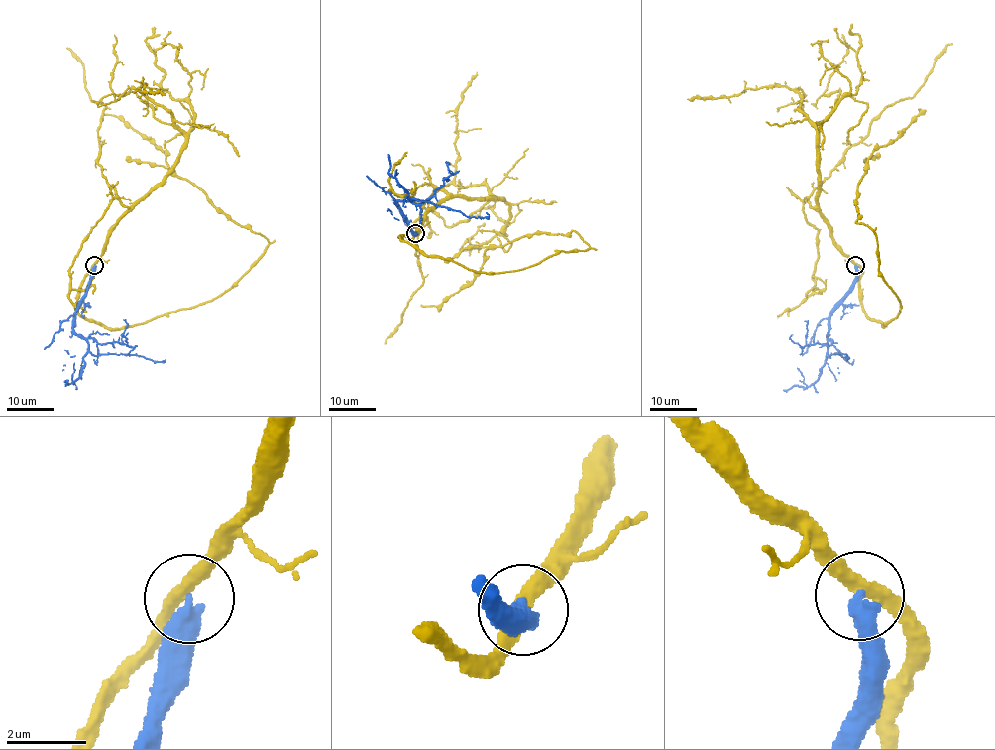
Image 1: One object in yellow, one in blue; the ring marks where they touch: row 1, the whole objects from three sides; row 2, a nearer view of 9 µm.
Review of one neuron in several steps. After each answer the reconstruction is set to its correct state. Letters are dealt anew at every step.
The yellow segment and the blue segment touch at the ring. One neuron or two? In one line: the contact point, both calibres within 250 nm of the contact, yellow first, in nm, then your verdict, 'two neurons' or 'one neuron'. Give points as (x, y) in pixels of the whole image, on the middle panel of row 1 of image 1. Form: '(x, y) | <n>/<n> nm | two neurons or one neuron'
(415, 233) | 360/480 nm | two neurons

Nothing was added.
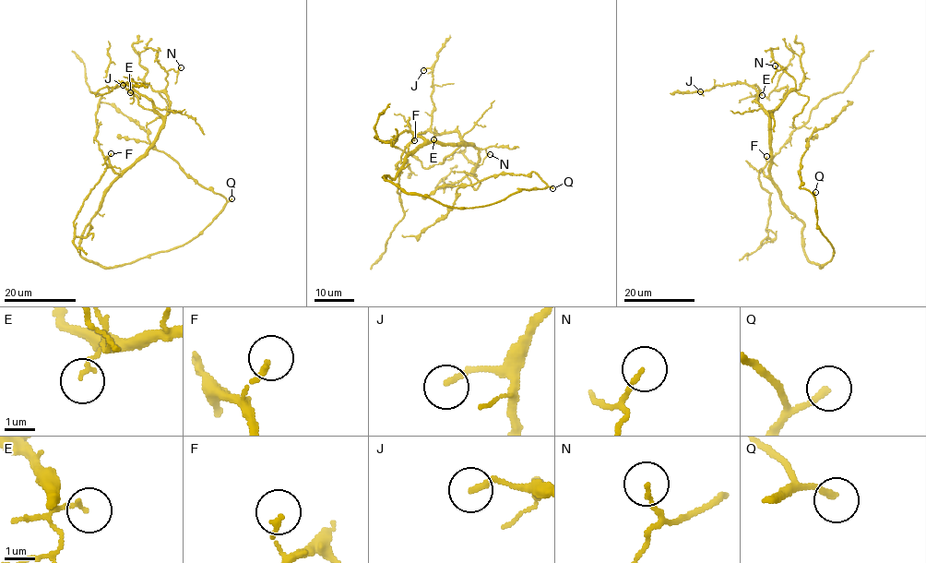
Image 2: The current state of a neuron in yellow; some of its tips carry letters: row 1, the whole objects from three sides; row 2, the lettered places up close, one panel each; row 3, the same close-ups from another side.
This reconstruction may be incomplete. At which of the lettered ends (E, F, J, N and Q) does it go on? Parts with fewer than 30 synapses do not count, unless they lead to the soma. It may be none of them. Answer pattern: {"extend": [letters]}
{"extend": ["Q"]}

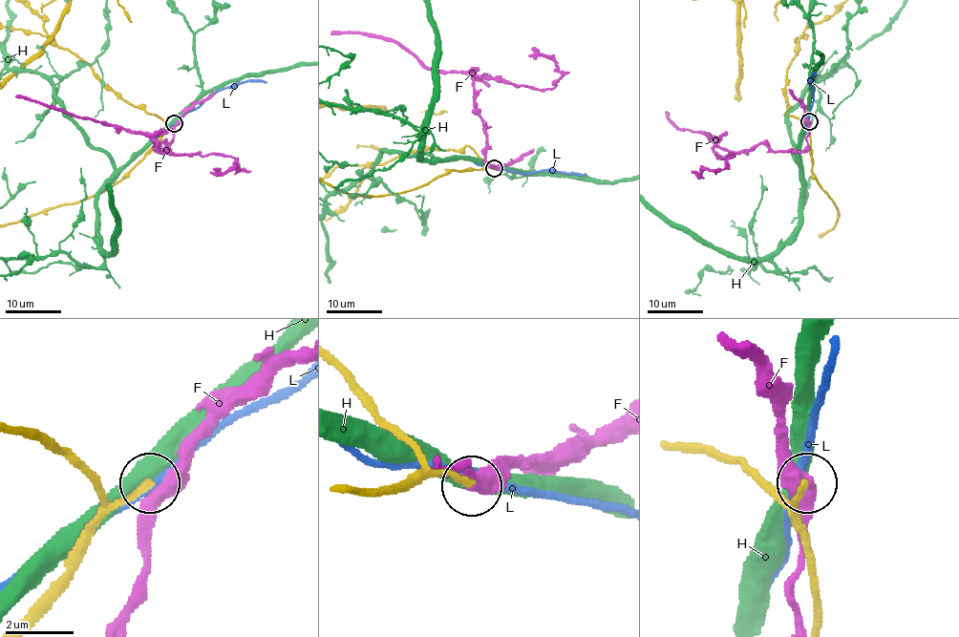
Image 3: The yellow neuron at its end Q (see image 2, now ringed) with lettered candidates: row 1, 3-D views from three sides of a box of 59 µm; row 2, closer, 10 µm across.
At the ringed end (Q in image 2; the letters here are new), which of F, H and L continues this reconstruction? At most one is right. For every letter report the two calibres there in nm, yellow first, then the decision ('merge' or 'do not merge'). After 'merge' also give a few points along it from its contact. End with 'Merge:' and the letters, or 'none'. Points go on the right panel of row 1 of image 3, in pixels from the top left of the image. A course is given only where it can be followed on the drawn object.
F: 220/480 nm | do not merge
H: 240/460 nm | do not merge
L: 240/200 nm | do not merge
Merge: none

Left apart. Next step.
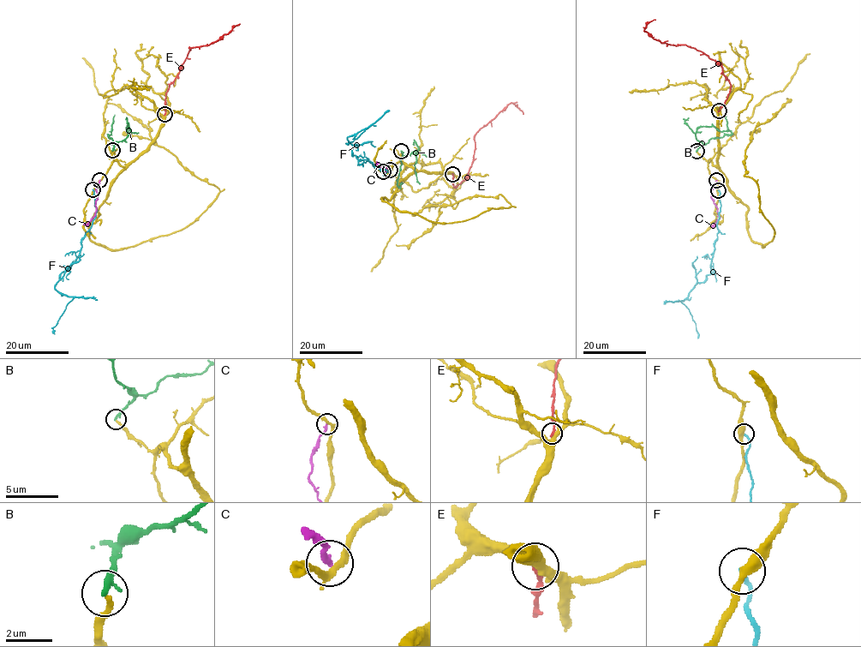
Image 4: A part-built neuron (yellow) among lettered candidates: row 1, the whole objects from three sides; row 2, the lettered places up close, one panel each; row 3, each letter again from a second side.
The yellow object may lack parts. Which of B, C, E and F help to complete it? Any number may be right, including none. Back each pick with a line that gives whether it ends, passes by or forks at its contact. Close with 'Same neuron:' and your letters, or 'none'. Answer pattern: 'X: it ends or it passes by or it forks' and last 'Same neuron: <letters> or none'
Same neuron: none

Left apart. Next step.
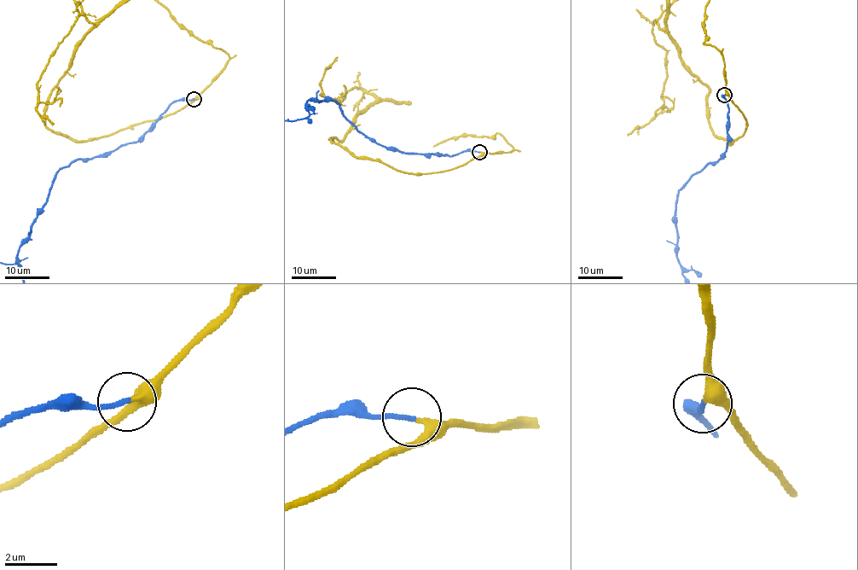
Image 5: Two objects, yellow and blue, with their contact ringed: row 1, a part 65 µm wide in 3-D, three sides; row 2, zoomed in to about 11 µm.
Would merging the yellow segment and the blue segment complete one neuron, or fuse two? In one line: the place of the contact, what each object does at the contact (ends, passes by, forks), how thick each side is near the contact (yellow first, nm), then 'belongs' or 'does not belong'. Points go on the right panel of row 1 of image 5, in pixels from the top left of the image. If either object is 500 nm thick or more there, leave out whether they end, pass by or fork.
(724, 95) | yellow passes by | blue ends | 280/180 nm | belongs

